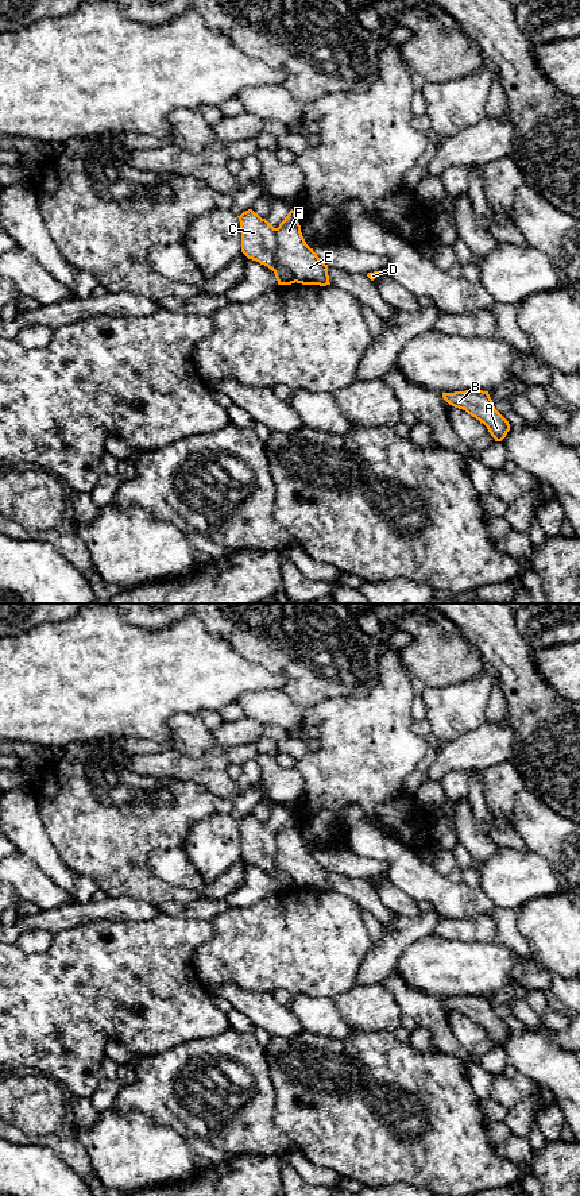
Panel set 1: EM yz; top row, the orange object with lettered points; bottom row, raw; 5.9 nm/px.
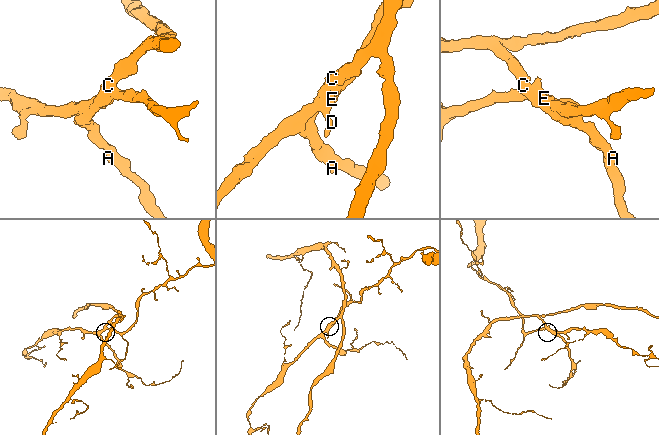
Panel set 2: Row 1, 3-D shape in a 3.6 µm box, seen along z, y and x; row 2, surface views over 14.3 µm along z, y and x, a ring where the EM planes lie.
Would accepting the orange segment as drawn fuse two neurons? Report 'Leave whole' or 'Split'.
Split

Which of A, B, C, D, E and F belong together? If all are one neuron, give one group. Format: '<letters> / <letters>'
A B C / D E F

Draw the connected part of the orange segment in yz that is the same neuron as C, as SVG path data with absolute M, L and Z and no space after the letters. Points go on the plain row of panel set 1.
M252 814L239 822L241 836L241 857L252 865L274 876L278 890L295 888L294 880L277 865L275 833Z

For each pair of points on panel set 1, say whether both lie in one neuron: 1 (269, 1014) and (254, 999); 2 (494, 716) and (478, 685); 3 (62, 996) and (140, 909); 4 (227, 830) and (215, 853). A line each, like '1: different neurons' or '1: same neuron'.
1: same neuron
2: different neurons
3: different neurons
4: same neuron

